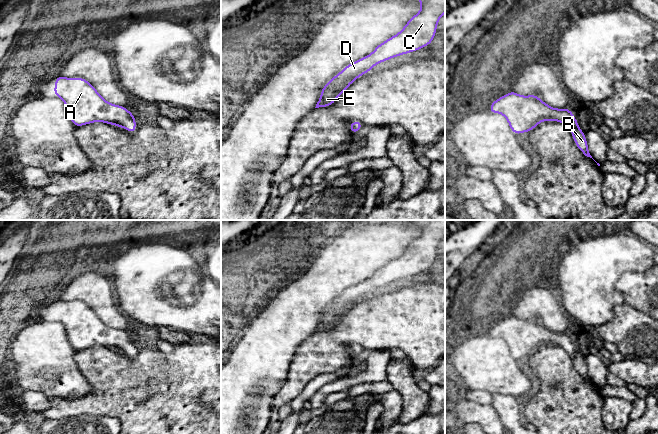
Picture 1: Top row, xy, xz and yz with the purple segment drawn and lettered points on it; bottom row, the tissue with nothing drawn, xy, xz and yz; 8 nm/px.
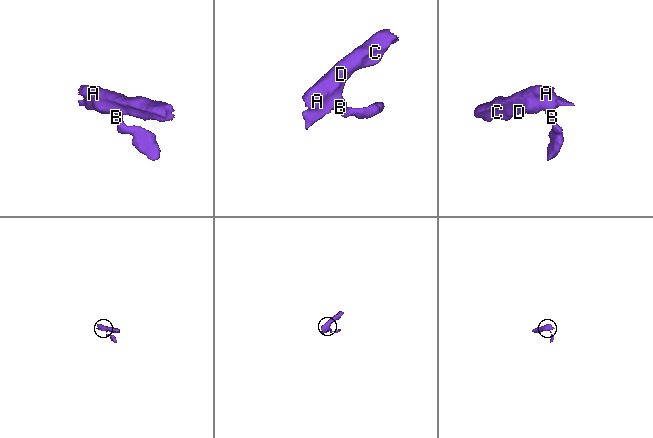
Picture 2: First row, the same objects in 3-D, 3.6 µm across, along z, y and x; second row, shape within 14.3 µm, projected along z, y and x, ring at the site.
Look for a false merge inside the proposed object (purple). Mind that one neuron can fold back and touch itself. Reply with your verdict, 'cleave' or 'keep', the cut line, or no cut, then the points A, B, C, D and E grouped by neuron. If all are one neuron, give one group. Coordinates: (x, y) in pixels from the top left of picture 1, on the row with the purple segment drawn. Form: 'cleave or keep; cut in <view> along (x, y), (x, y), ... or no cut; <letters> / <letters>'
keep; no cut; A B C D E

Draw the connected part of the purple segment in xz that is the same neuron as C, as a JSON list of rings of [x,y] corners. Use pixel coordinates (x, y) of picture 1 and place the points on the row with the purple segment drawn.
[[[445,0],[419,2],[422,8],[398,34],[379,44],[371,54],[347,65],[322,88],[315,108],[331,106],[352,82],[376,64],[424,48],[433,41],[439,19],[445,13]]]

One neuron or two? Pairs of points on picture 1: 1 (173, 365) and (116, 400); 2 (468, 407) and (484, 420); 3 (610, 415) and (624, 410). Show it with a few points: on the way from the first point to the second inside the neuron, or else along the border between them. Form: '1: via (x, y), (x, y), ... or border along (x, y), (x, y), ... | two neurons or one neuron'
1: via (159, 379), (147, 391), (130, 391) | one neuron
2: via (472, 411), (480, 416) | one neuron
3: via (613, 415), (621, 410) | one neuron

